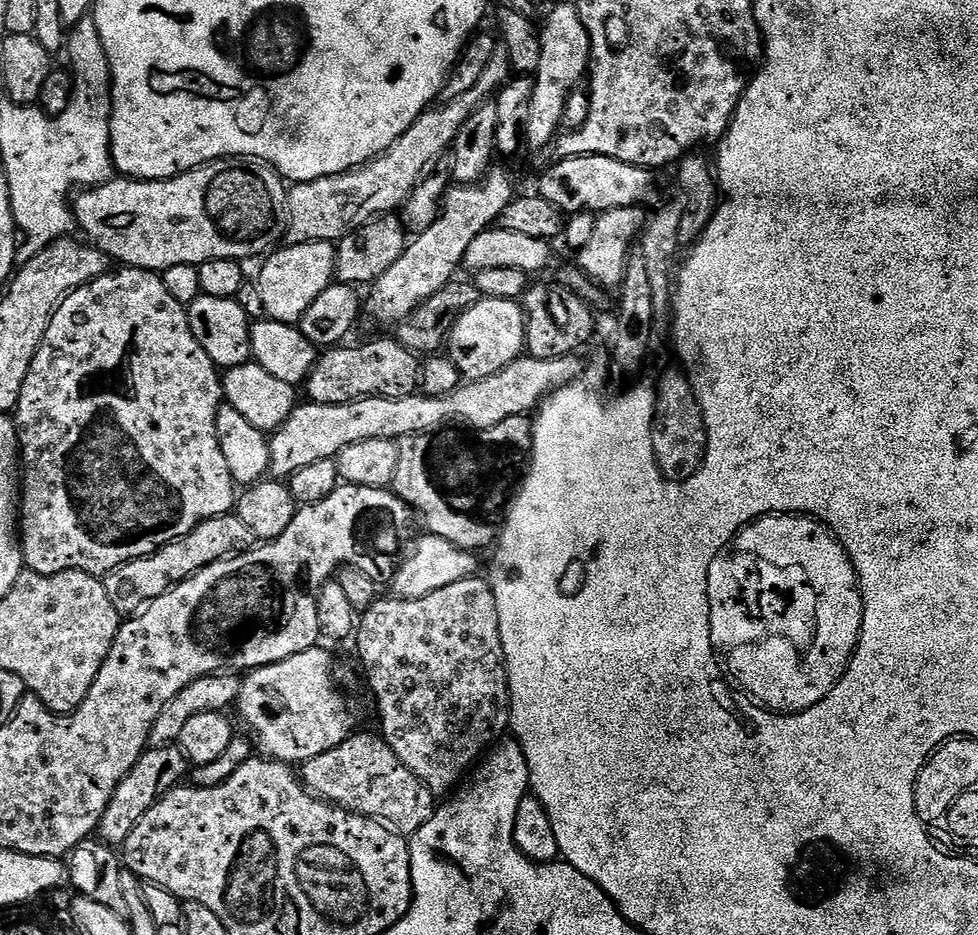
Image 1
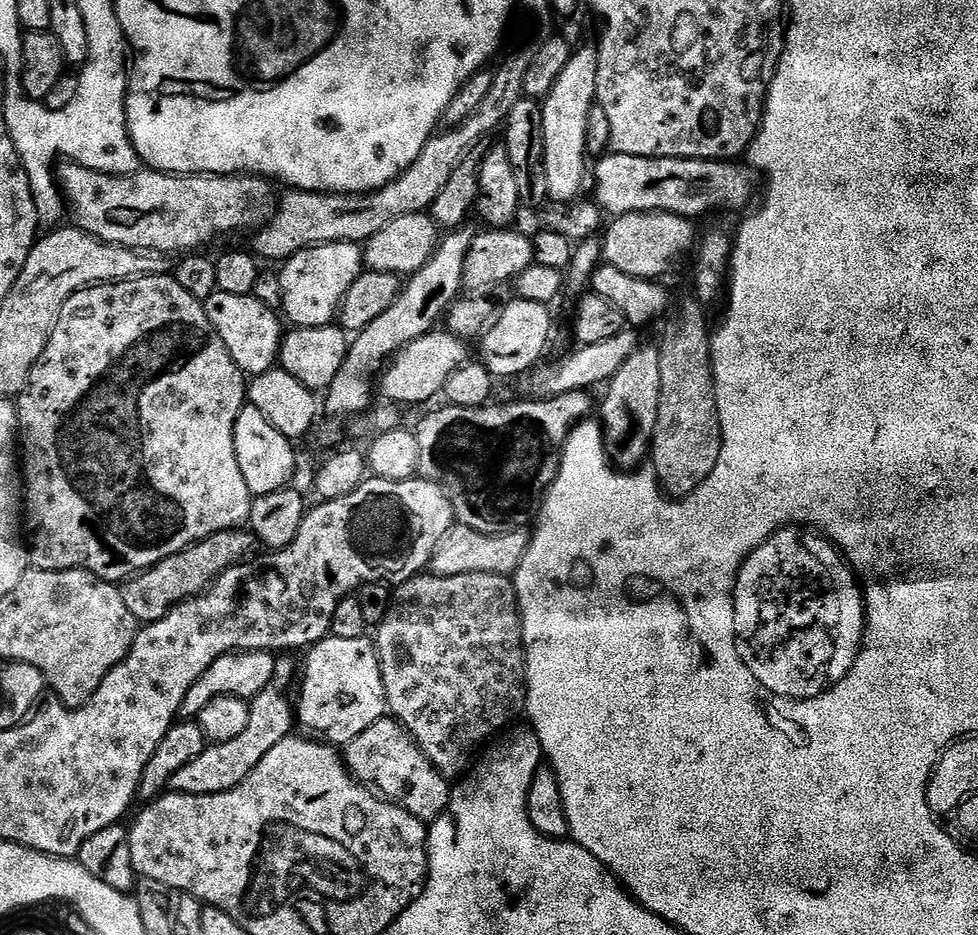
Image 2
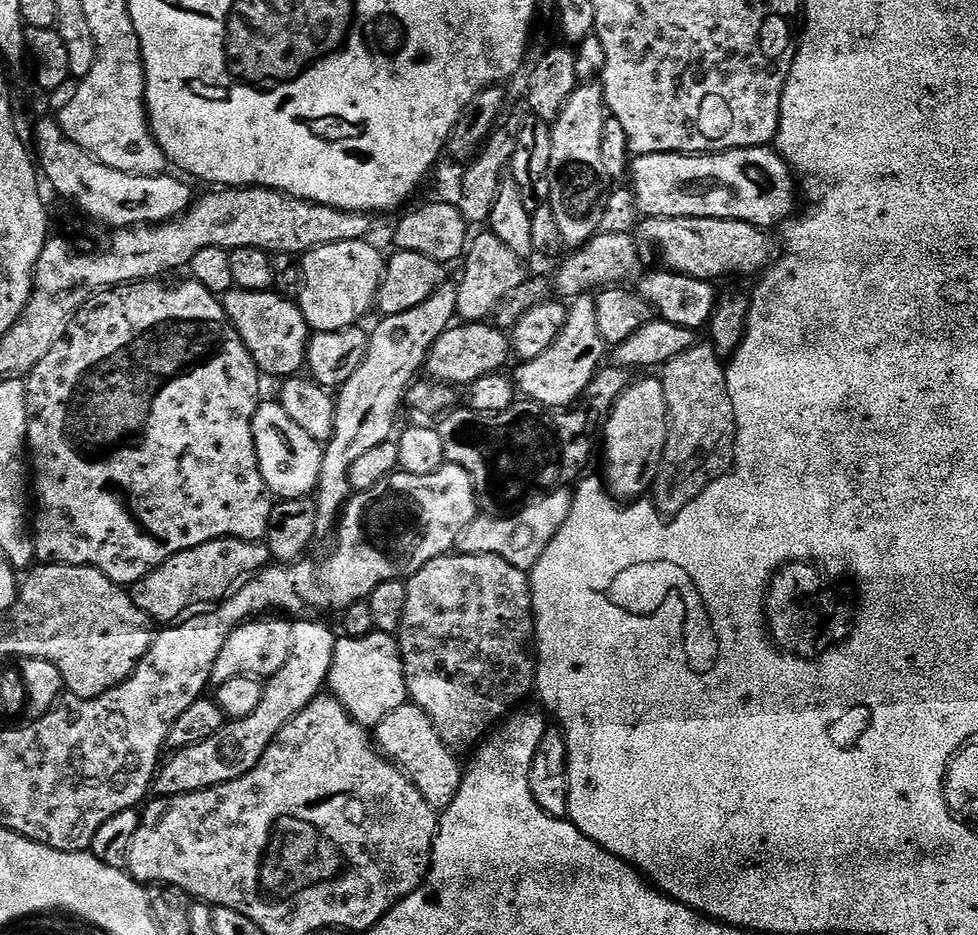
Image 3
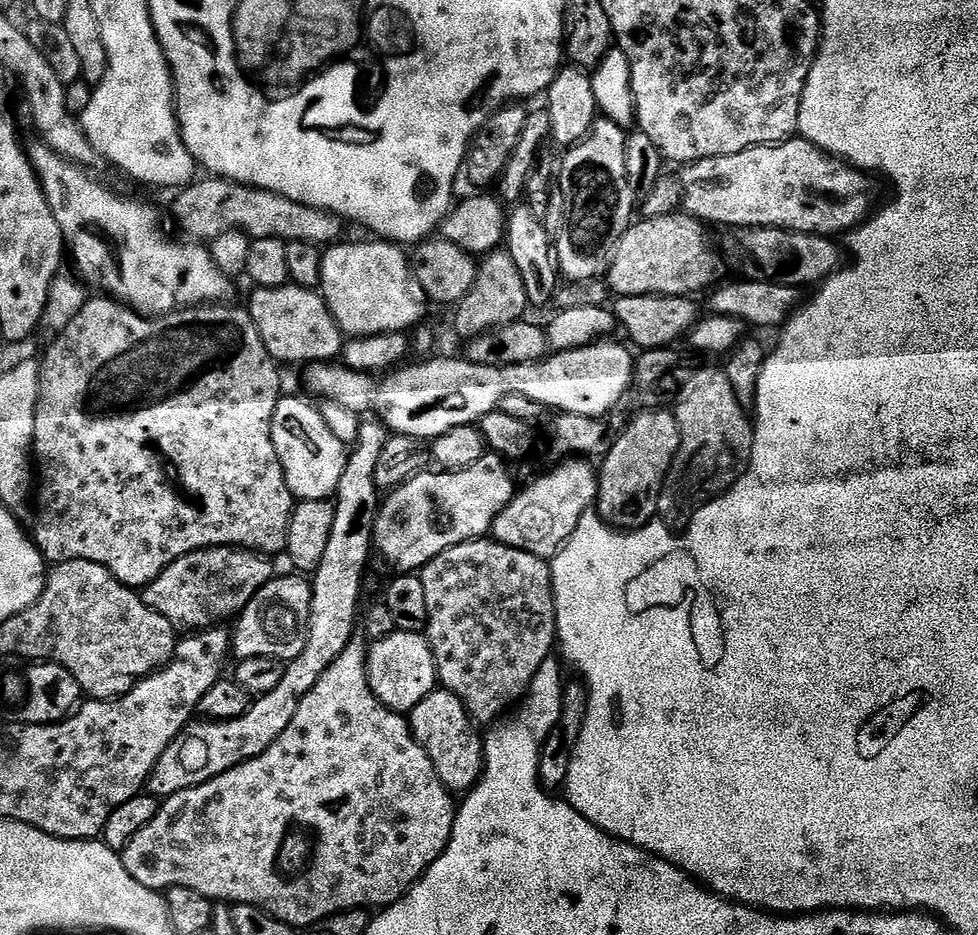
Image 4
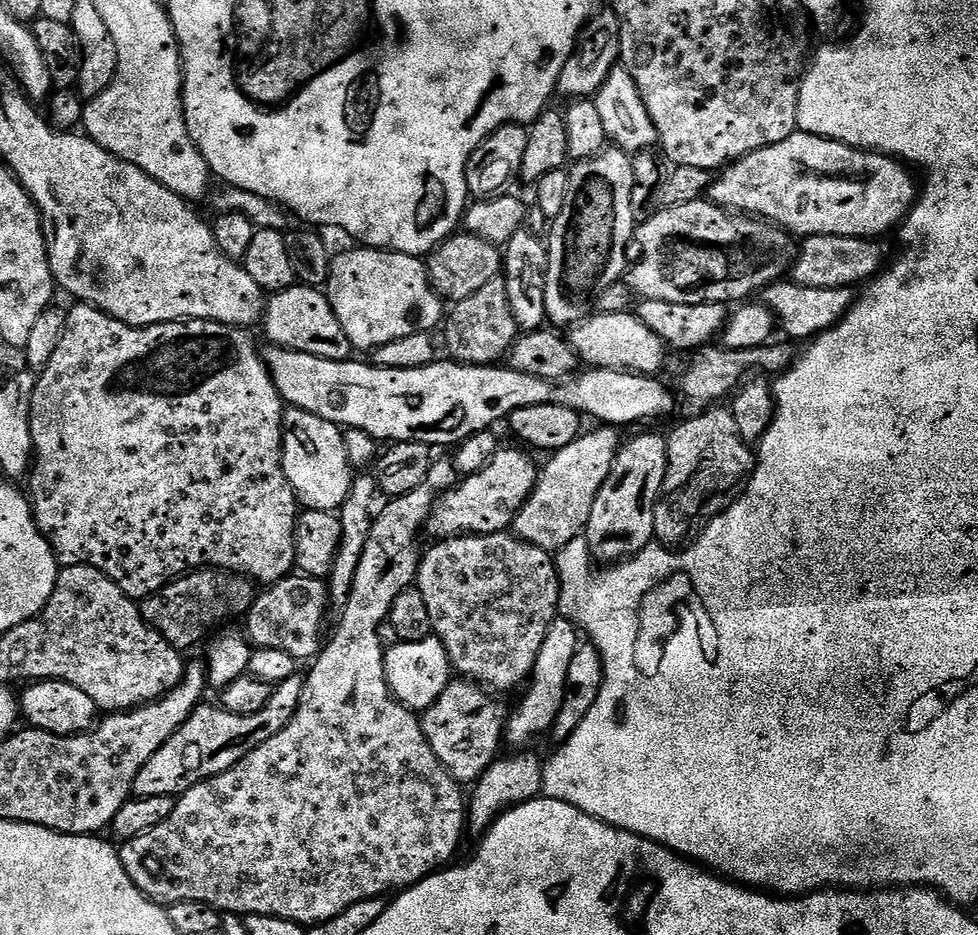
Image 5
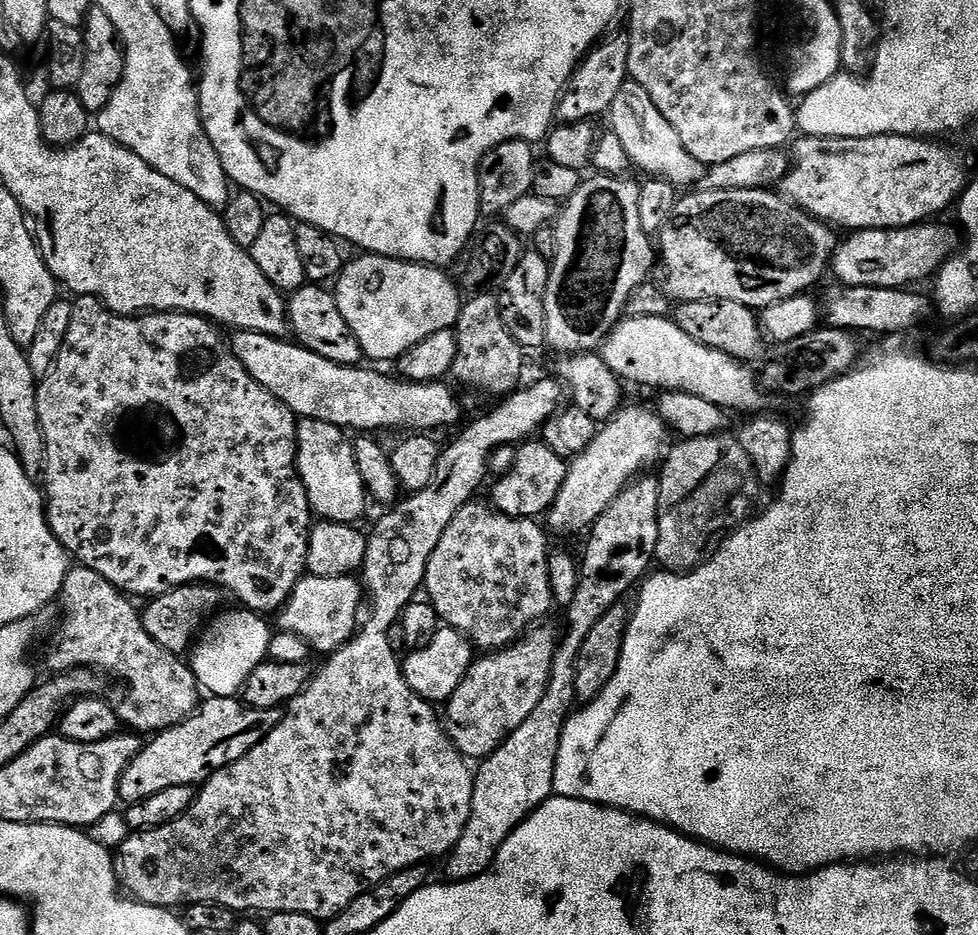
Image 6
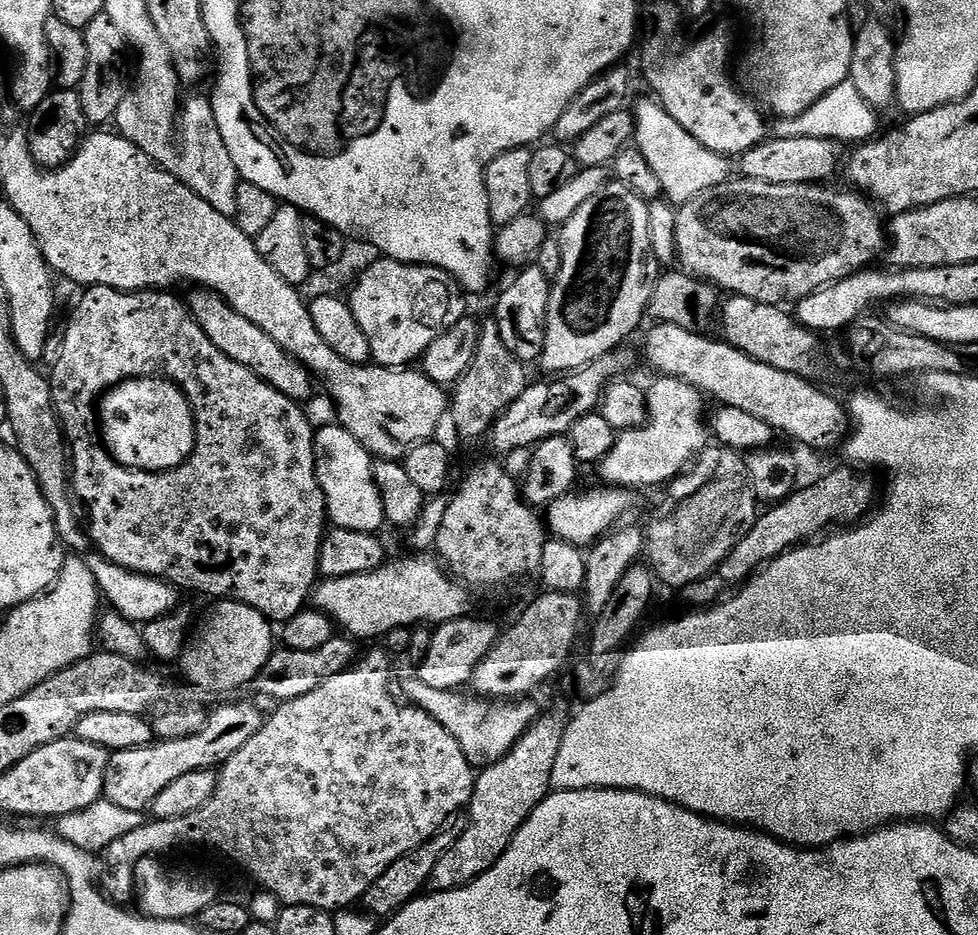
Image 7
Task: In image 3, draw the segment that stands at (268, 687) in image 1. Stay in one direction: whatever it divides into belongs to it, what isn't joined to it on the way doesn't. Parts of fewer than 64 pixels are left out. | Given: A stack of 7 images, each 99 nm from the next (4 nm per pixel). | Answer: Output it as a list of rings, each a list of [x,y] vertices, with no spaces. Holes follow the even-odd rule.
[[[379,630],[337,639],[327,687],[331,695],[340,701],[341,706],[357,722],[365,726],[379,724],[410,700],[408,673],[404,667],[399,639],[395,635]]]

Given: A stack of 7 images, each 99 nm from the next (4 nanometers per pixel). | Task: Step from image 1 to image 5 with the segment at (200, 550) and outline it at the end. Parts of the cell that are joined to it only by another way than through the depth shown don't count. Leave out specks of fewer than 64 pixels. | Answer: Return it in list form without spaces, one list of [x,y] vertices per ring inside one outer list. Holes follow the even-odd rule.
[[[205,566],[177,576],[161,592],[147,596],[139,609],[144,621],[157,628],[166,642],[173,644],[177,650],[185,650],[184,648],[192,648],[195,644],[203,645],[217,629],[224,626],[219,624],[224,624],[235,616],[247,617],[257,595],[257,585],[249,577],[242,576],[239,572],[225,572],[222,568]]]

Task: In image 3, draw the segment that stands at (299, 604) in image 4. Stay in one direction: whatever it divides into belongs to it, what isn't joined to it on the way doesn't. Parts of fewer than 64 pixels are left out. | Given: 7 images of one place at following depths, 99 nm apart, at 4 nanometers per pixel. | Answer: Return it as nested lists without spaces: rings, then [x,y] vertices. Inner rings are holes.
[[[268,614],[263,618],[253,618],[247,624],[241,624],[223,637],[218,654],[218,662],[214,662],[211,683],[219,686],[230,682],[230,678],[251,676],[253,678],[271,678],[286,666],[292,656],[296,630],[293,621],[280,614]]]

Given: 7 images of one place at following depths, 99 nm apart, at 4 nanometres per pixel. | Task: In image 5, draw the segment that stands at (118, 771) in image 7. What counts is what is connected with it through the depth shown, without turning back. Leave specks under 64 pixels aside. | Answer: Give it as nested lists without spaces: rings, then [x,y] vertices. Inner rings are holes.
[[[297,674],[286,678],[286,682],[282,682],[273,691],[266,706],[249,716],[230,714],[219,706],[197,708],[192,717],[163,744],[158,754],[154,754],[154,758],[150,758],[150,762],[146,762],[142,770],[138,770],[138,778],[134,778],[132,787],[133,793],[146,798],[179,798],[198,782],[209,780],[236,767],[242,758],[246,758],[246,754],[250,754],[250,750],[274,738],[274,734],[278,734],[292,721],[298,710],[303,689],[303,675]]]

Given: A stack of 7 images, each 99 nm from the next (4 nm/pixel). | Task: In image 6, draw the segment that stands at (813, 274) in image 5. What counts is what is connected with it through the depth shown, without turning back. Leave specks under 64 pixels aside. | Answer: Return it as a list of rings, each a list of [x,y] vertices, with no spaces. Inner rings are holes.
[[[925,222],[922,224],[912,224],[909,228],[862,228],[853,231],[851,234],[839,241],[836,245],[836,252],[832,255],[832,262],[830,265],[831,275],[836,275],[834,278],[837,285],[844,285],[846,287],[858,287],[858,286],[874,286],[875,288],[908,288],[911,285],[911,280],[924,280],[927,278],[935,277],[936,273],[940,271],[941,266],[944,265],[944,261],[948,259],[949,256],[953,255],[954,247],[952,248],[952,243],[957,243],[958,236],[951,232],[944,224],[936,224],[940,222]]]

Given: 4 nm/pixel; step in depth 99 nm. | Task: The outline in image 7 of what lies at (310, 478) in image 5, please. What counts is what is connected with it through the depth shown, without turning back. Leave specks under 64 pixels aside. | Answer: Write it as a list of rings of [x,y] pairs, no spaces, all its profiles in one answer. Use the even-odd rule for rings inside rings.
[[[331,423],[315,433],[316,477],[328,507],[327,519],[335,527],[351,532],[379,533],[379,528],[385,527],[386,521],[383,502],[372,473],[374,457],[364,449],[362,442],[358,442],[358,438],[354,438],[354,434],[350,434],[350,430],[341,428],[339,423]]]

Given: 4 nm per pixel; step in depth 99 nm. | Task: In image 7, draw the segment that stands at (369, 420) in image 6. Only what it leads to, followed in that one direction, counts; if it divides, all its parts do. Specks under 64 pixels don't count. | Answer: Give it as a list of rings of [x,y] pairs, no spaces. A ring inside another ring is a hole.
[[[201,287],[192,291],[196,292],[186,296],[189,312],[198,326],[202,326],[202,334],[206,334],[206,338],[210,338],[210,342],[214,342],[214,346],[226,354],[226,358],[234,358],[238,366],[246,366],[246,370],[254,373],[259,380],[266,381],[274,390],[286,394],[292,400],[304,402],[312,392],[312,384],[314,385],[307,368],[303,368],[286,350],[282,350],[282,346],[278,346],[278,342],[274,342],[266,330],[254,326],[250,318],[242,318],[242,314],[234,311],[216,292]]]

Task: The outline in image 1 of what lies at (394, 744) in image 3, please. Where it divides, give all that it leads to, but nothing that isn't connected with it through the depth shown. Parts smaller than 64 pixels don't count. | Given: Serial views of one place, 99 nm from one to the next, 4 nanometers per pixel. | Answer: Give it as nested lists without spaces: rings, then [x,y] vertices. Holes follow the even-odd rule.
[[[360,732],[343,740],[334,750],[326,750],[326,754],[318,754],[318,758],[306,760],[302,765],[302,783],[309,792],[319,799],[326,800],[338,808],[347,808],[350,812],[358,812],[361,816],[370,816],[374,820],[381,821],[391,826],[401,834],[411,834],[426,826],[430,822],[432,813],[438,807],[437,797],[425,784],[394,754],[383,735],[372,732]]]

